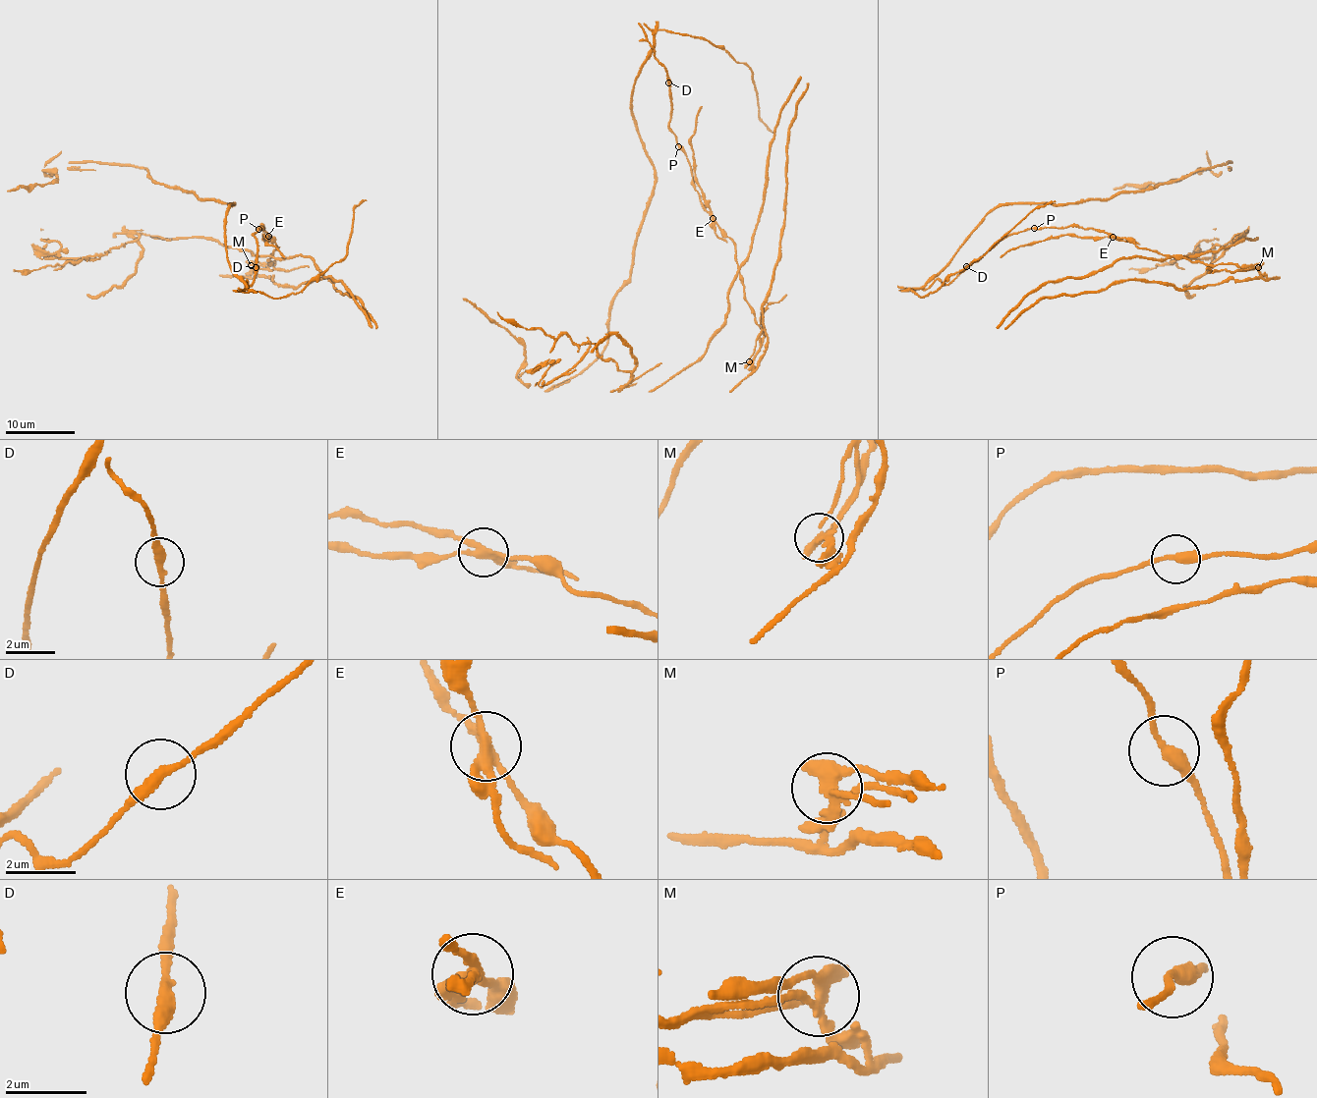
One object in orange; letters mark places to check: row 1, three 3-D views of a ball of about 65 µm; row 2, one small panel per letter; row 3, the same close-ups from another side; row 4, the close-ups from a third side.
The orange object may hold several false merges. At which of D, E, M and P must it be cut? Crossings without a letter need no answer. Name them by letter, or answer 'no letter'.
E, M

